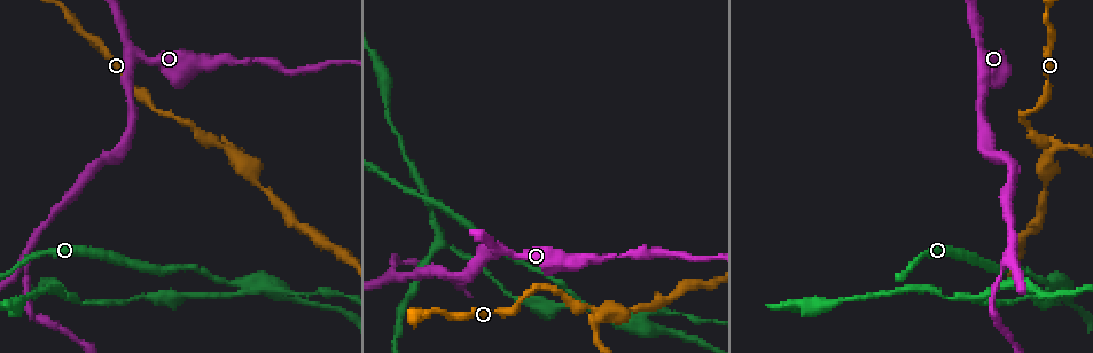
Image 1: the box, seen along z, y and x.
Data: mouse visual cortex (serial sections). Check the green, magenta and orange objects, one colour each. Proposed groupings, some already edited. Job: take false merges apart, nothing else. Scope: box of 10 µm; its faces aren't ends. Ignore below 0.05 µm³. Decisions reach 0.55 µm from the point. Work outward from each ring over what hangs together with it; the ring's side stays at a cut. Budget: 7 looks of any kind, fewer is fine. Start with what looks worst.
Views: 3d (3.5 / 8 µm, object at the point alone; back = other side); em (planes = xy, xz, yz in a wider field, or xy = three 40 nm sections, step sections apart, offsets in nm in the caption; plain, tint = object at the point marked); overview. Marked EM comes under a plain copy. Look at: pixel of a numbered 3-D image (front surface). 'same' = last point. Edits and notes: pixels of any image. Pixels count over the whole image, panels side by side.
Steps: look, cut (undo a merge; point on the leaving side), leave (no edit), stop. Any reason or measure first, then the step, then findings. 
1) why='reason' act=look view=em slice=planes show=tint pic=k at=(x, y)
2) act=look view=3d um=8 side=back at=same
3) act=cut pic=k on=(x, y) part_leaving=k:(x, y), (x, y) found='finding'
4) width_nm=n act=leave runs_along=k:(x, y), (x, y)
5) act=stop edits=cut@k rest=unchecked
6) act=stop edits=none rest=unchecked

why='sharp bend' act=look view=3d um=3.5 pic=1 at=(1049, 287)

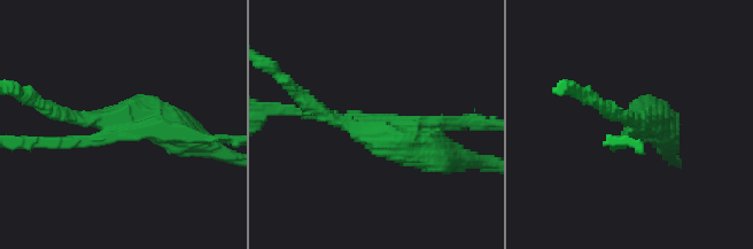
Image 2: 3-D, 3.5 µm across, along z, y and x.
arms=3 arm_widths_nm=150,200,500 act=look view=em slice=xy step=2 show=tint pic=2 at=(637, 122)

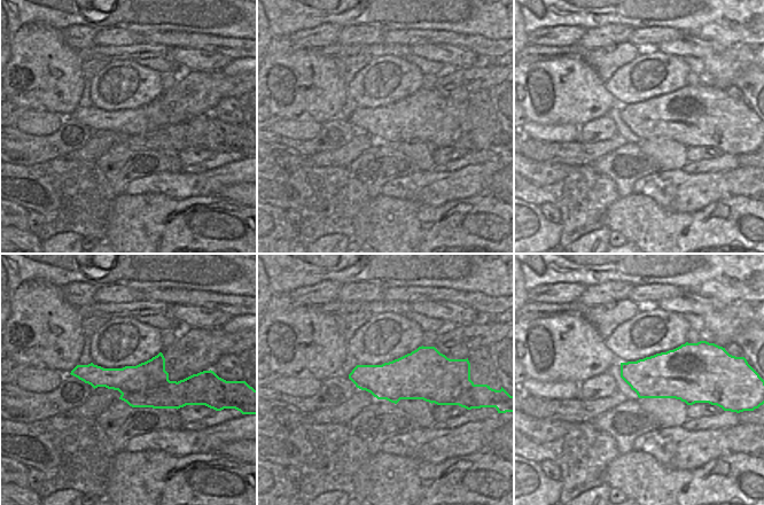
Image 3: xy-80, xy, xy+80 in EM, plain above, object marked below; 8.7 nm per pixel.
act=cut pic=2 on=(482, 126) found='two cells meet here'

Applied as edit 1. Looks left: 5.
why='abrupt turn' act=look view=3d um=3.5 pic=1 at=(497, 250)

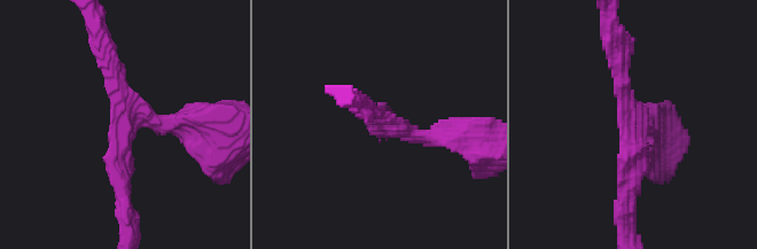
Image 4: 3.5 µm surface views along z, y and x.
arms=3 arm_widths_nm=250,250,250 act=look view=em slice=xy step=2 show=tint pic=4 at=(385, 122)

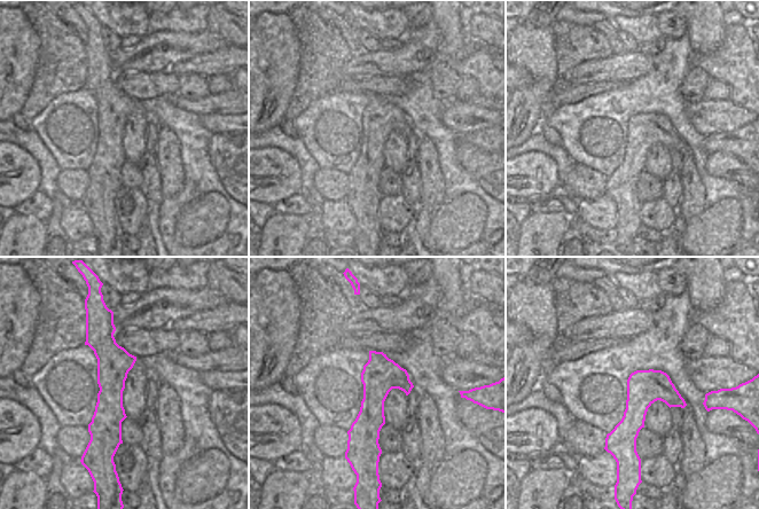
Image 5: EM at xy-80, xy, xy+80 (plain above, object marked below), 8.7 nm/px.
why='cut it another way' act=look view=em slice=xy step=3 show=tint at=same

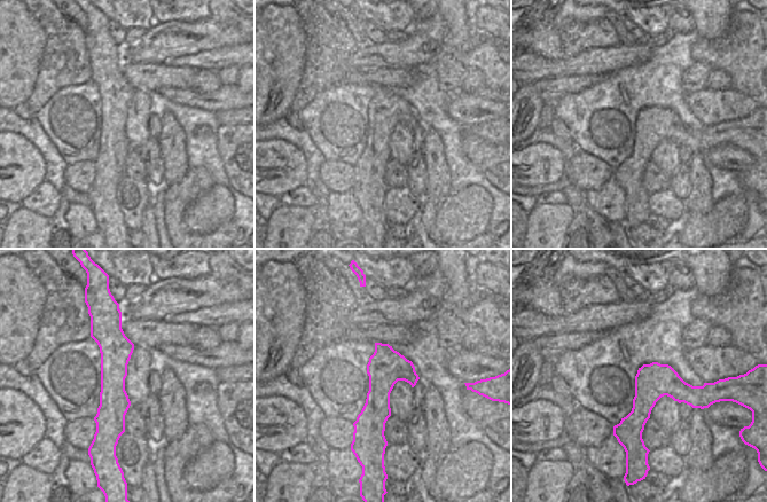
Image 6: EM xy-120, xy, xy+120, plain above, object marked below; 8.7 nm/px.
width_nm=320 act=leave runs_along=4:(189, 118), (126, 122), (126, 200) found='all the same cell'

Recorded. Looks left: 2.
why='three-way junction' act=look view=3d um=8 pic=1 at=(1014, 255)

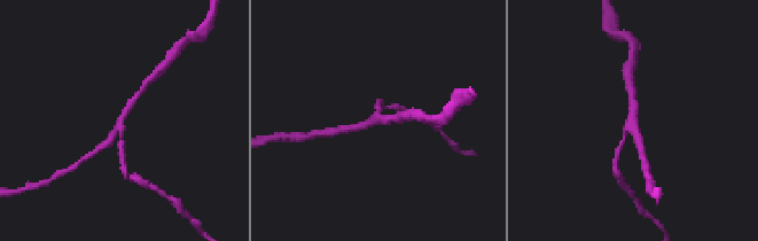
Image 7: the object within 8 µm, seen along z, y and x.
arms=3 arm_widths_nm=150,250,250 act=look view=em slice=xy step=1 show=tint at=same

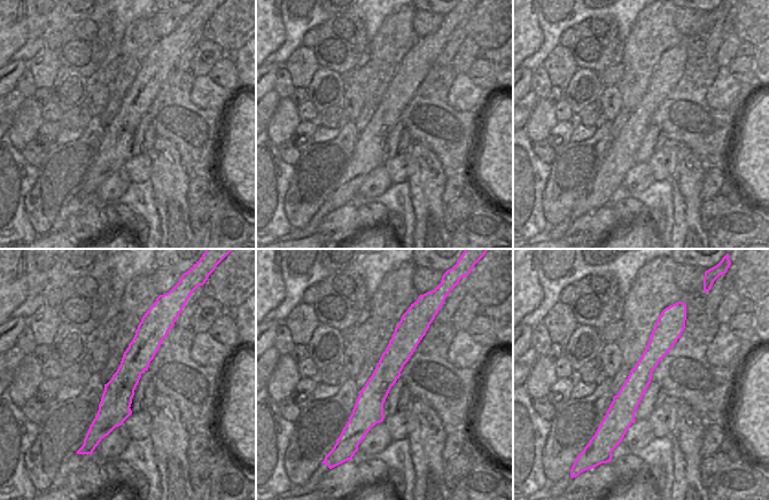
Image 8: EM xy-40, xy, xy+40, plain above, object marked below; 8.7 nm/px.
act=leave runs_along=7:(138, 95), (119, 123), (120, 153) found='all the same cell'

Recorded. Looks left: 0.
act=stop edits=cut@2 rest=unchecked

